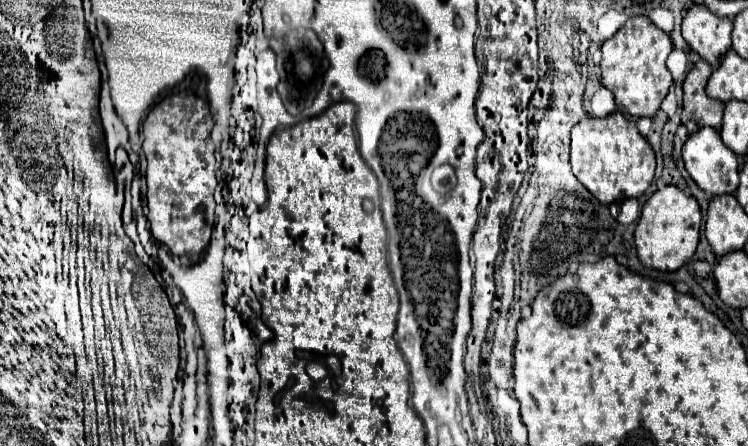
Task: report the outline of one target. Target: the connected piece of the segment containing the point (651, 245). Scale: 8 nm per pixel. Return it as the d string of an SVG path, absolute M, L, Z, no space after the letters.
M664 186L656 190L646 200L640 222L636 226L636 234L634 234L640 262L644 266L650 266L662 272L678 270L696 252L698 238L700 238L700 224L702 224L702 214L700 214L700 206L696 198L686 196L676 186Z

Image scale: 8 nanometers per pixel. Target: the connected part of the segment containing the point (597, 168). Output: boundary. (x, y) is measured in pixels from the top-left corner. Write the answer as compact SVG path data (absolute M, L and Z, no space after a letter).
M622 112L606 118L582 118L572 128L570 164L574 176L598 198L602 204L612 204L618 198L638 198L654 180L656 158L650 144L640 136L636 124L622 116Z

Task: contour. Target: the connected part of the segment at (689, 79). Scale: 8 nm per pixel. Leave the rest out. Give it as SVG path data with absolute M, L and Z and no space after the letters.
M698 60L686 76L682 124L688 128L688 134L694 134L704 126L710 126L714 130L720 130L722 126L724 104L718 104L716 100L710 100L706 96L706 82L710 74L712 74L710 64L704 64L704 60Z

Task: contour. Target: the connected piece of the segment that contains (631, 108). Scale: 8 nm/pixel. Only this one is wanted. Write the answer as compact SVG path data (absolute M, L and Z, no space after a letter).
M632 16L612 38L604 40L604 44L602 44L602 62L600 62L600 66L602 66L602 86L608 88L614 94L616 104L626 114L630 114L634 118L640 118L640 116L652 118L658 112L662 100L666 98L666 94L672 86L672 74L666 68L666 58L668 58L670 52L672 52L672 40L670 40L668 34L664 34L660 28L656 28L648 18Z

